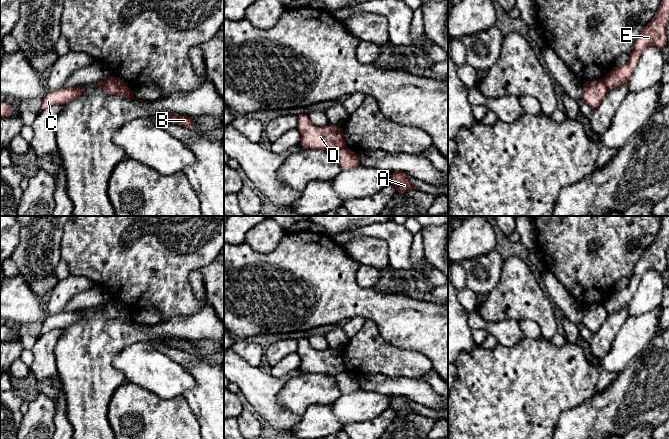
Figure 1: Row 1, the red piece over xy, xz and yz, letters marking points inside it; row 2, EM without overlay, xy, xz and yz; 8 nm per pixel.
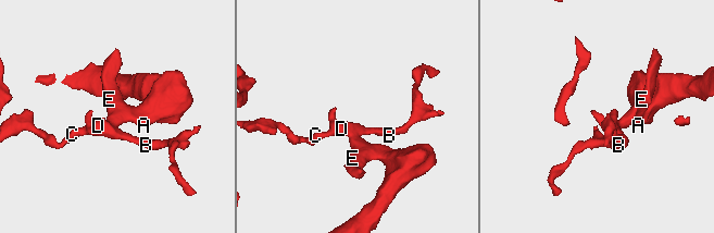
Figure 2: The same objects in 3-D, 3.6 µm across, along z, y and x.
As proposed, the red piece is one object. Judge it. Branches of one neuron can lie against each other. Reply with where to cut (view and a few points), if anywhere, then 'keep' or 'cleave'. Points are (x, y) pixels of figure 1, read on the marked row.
cut xy (113, 76), (114, 81), (118, 85), (126, 87); cleave

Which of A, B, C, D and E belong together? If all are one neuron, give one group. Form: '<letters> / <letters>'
A E / B C D

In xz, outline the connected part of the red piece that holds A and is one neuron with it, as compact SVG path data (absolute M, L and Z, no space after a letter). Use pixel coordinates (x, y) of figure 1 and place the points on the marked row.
M393 171L389 181L390 185L394 185L396 193L405 193L410 190L417 190L414 185L409 182L410 175L402 171Z

